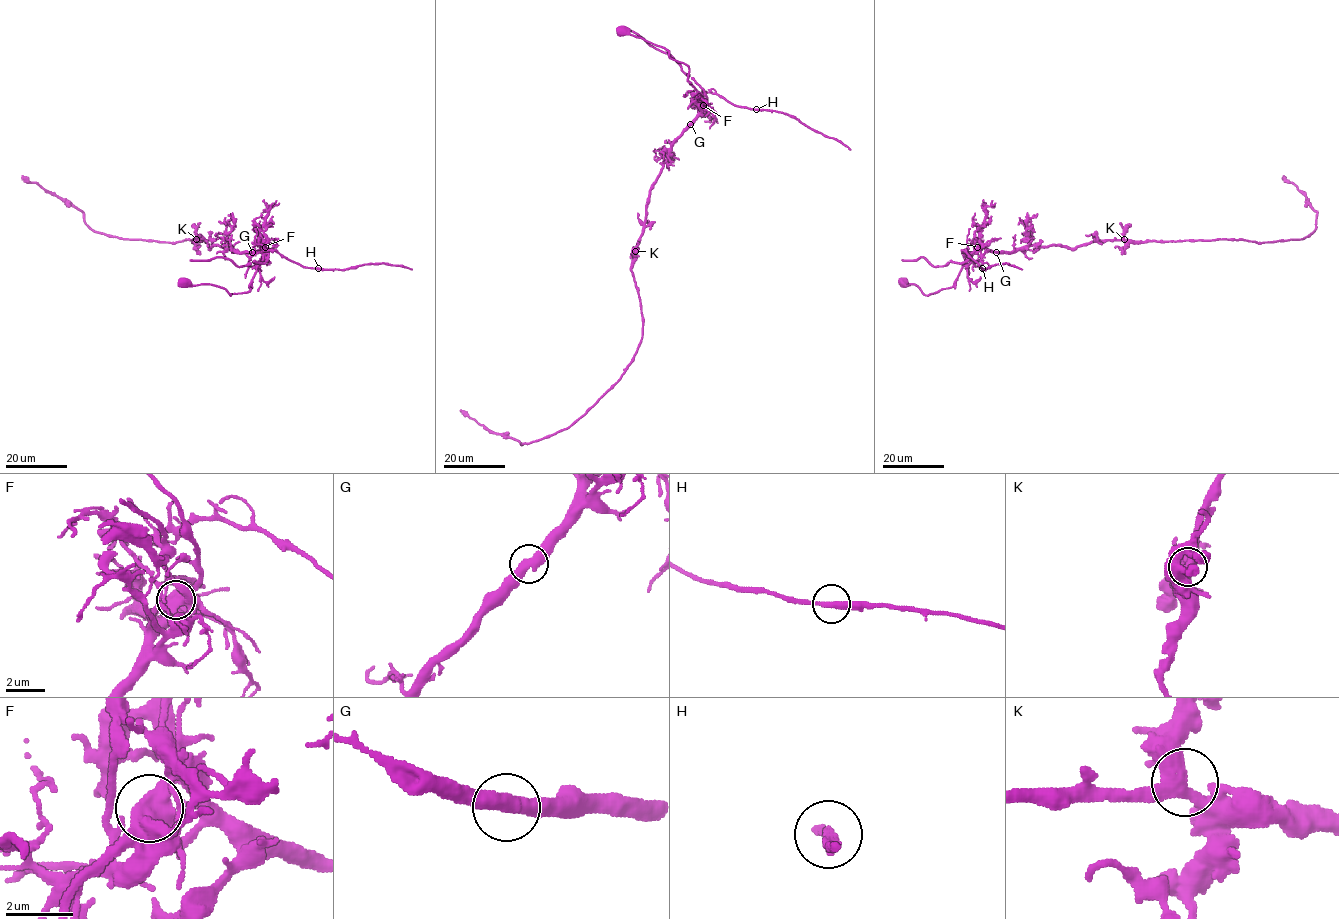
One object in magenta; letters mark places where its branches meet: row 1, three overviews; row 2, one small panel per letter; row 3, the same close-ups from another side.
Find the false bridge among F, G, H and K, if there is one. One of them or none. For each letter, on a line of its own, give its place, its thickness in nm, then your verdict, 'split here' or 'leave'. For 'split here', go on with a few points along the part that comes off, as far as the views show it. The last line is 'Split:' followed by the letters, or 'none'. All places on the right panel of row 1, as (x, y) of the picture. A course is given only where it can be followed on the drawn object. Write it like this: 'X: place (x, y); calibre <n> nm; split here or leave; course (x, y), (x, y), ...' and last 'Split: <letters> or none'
F: place (977, 247); calibre 650 nm; split here; course (978, 246), (975, 252), (965, 249), (983, 269), (1005, 263), (1022, 269)
G: place (996, 252); calibre 480 nm; leave
H: place (982, 268); calibre 320 nm; leave
K: place (1124, 239); calibre 400 nm; leave
Split: F

